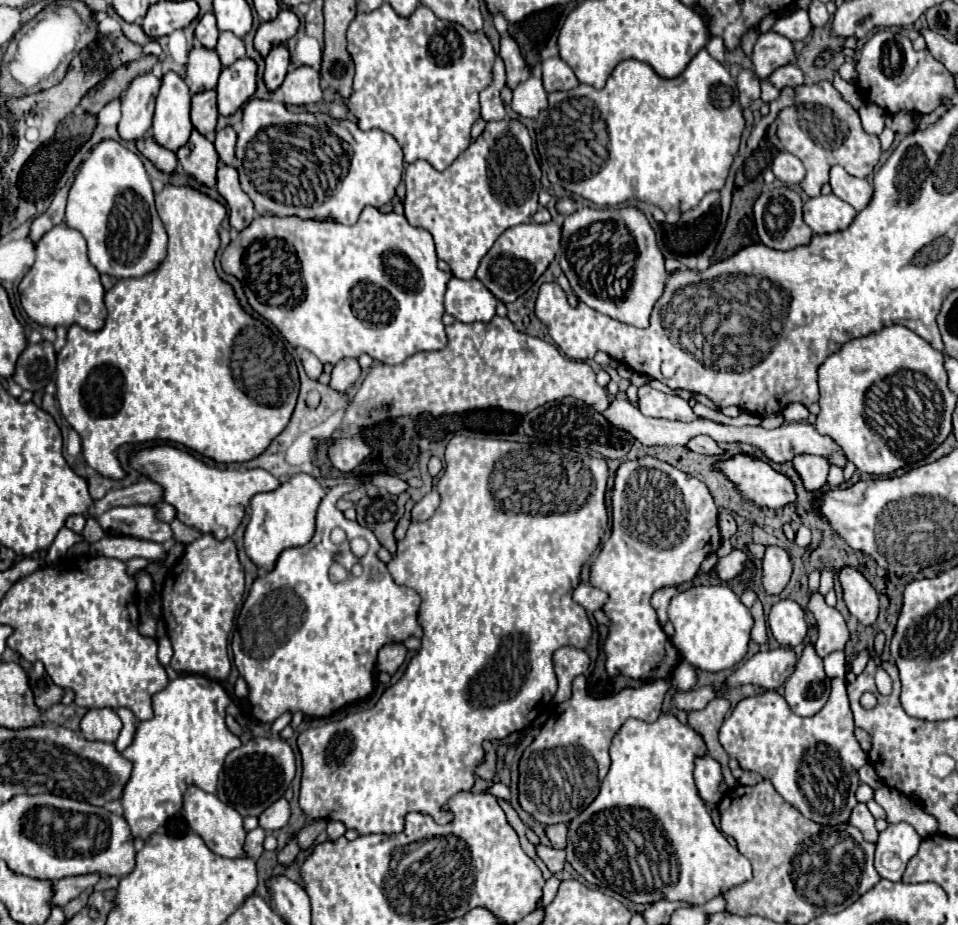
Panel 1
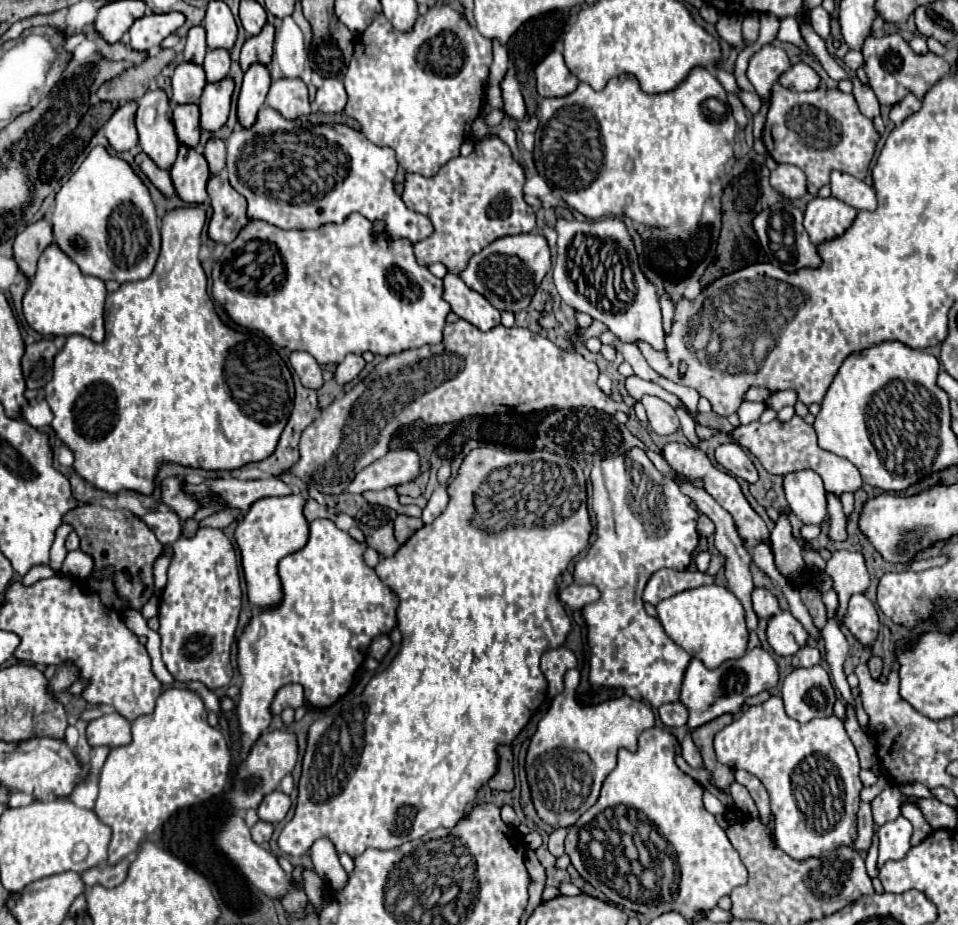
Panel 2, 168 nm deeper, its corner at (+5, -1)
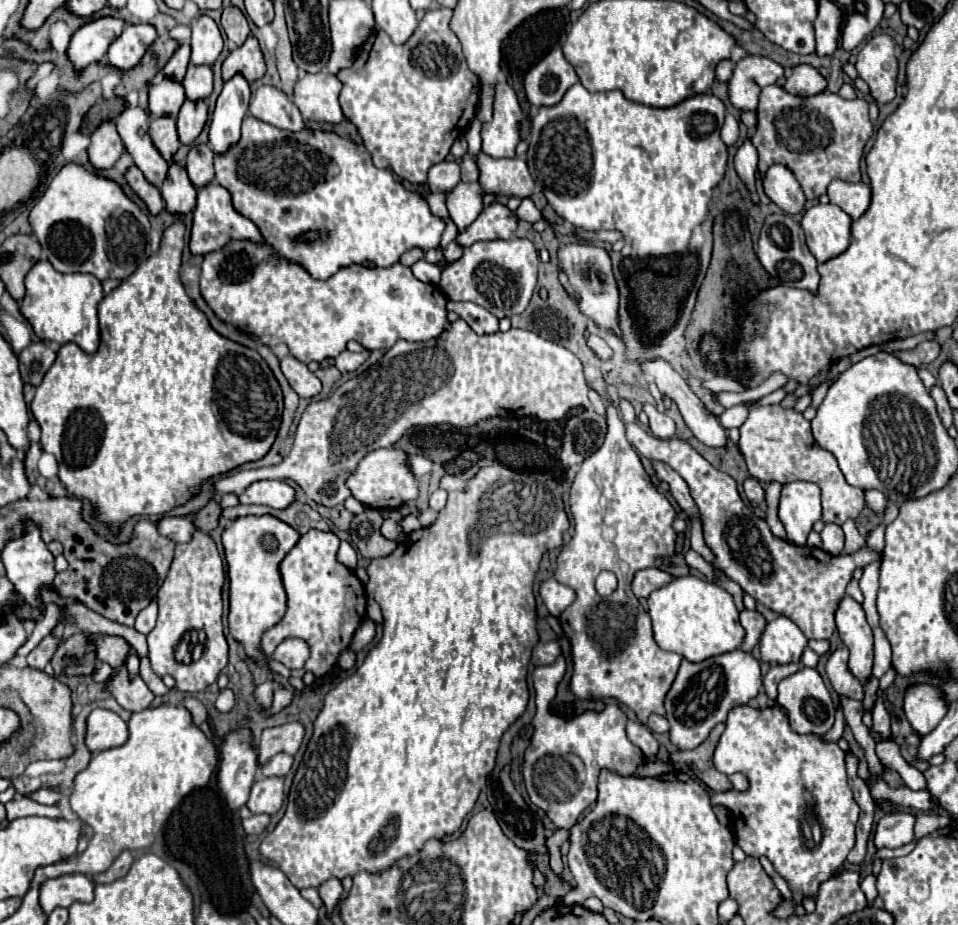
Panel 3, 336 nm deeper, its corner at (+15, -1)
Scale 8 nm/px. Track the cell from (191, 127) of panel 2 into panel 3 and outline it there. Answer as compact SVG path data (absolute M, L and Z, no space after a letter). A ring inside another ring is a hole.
M173 117L151 119L149 137L151 137L155 149L161 153L161 157L165 161L171 161L173 155L175 155L175 151L181 145L179 137L177 137L177 127L175 127L175 119Z

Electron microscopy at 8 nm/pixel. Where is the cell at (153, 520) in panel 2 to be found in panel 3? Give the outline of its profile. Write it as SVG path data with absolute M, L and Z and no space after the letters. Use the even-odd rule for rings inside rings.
M163 517L159 521L159 531L161 535L173 539L175 543L185 543L193 539L195 533L195 523L189 517Z

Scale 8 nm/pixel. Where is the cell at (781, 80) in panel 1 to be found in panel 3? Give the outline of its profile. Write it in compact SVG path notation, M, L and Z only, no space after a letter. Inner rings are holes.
M797 65L791 77L787 77L785 81L785 91L801 97L817 95L817 93L823 93L825 89L827 89L825 77L811 65Z

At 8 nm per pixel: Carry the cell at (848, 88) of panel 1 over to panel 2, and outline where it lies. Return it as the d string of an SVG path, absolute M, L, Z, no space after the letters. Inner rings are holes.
M785 17L785 19L781 21L781 27L779 27L779 35L777 35L777 39L779 39L779 41L793 43L793 45L797 45L803 53L815 57L815 55L811 53L811 49L807 47L807 43L803 41L803 37L801 37L801 33L799 33L799 21L797 21L795 17Z

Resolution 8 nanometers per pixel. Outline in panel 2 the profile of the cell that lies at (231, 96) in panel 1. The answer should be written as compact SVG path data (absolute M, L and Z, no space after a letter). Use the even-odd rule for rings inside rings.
M225 77L223 81L217 81L215 85L207 83L199 107L201 107L201 129L217 131L225 125L231 109L231 97L235 91L235 81L231 77Z

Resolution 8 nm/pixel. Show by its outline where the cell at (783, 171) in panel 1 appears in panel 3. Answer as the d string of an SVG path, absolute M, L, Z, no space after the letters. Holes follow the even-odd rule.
M785 165L769 167L763 179L763 189L771 197L771 201L785 213L795 215L805 207L805 193L801 191L795 175Z

